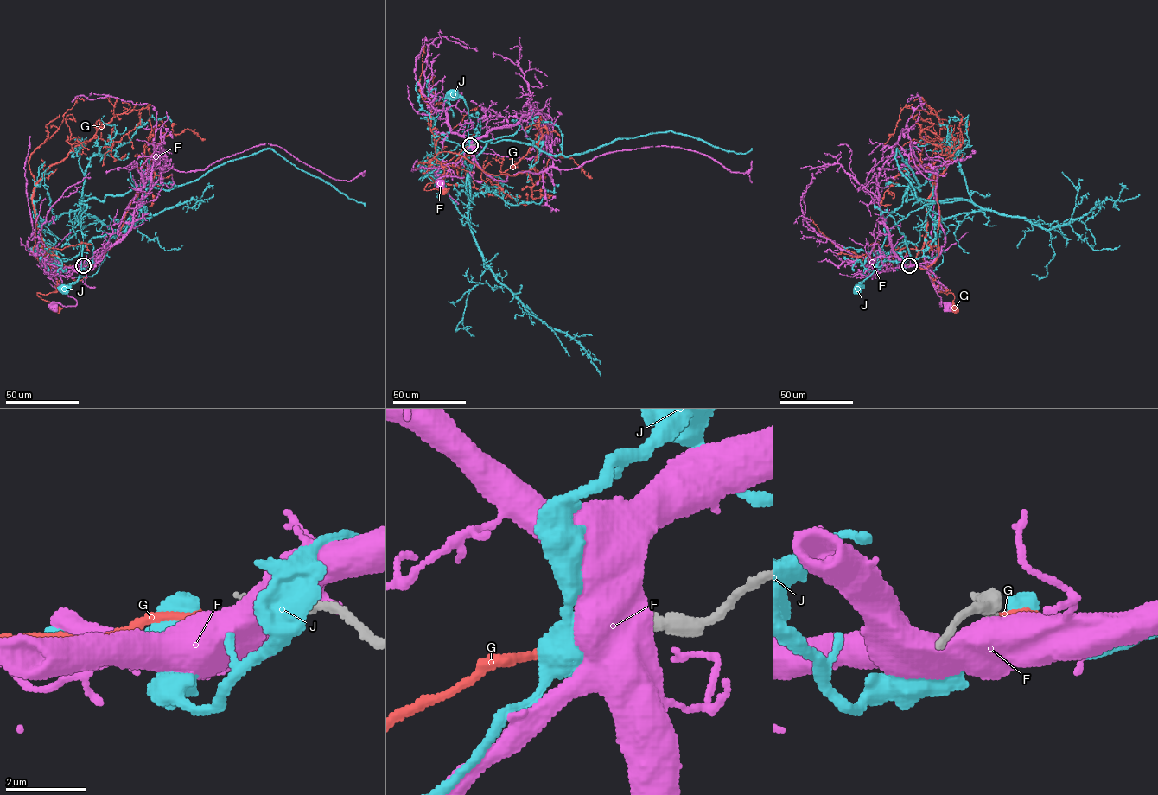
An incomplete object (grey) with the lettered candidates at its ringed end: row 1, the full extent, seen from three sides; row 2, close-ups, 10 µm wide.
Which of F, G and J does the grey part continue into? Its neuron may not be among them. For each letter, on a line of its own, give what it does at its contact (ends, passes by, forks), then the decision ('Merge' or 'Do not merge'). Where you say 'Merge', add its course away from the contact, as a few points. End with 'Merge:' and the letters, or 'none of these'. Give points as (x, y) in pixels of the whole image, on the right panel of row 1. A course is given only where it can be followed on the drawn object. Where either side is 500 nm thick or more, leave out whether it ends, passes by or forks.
F: Do not merge
G: It ends there. Merge
J: It forks there. Do not merge
Merge: G

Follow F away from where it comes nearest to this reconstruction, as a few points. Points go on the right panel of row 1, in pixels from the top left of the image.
F: (908, 265), (919, 265), (929, 271), (932, 284), (940, 297), (940, 306), (941, 302), (947, 307)

